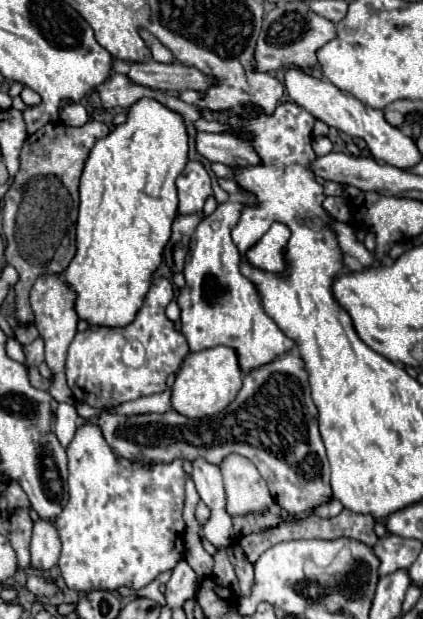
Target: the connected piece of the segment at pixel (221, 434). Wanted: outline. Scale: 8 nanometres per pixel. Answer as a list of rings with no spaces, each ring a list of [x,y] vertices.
[[[291,352],[279,356],[277,360],[253,372],[247,372],[243,378],[243,388],[239,390],[237,398],[223,412],[215,416],[191,420],[191,418],[181,416],[175,410],[169,410],[163,414],[147,412],[147,414],[131,414],[131,416],[103,410],[95,418],[95,424],[101,428],[115,456],[127,458],[129,462],[167,464],[167,462],[173,462],[175,458],[189,460],[189,462],[195,462],[195,458],[207,458],[207,462],[215,462],[215,466],[221,466],[227,454],[241,454],[257,466],[259,474],[269,486],[271,496],[289,514],[301,514],[305,510],[313,510],[331,500],[331,484],[329,484],[331,468],[329,468],[325,446],[319,434],[319,410],[311,398],[311,386],[309,386],[303,360]]]

